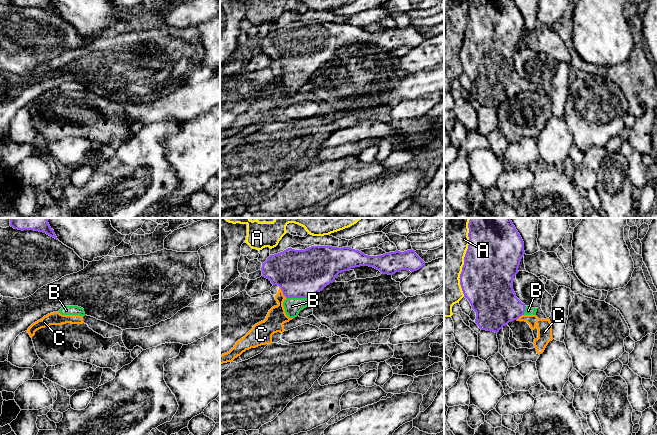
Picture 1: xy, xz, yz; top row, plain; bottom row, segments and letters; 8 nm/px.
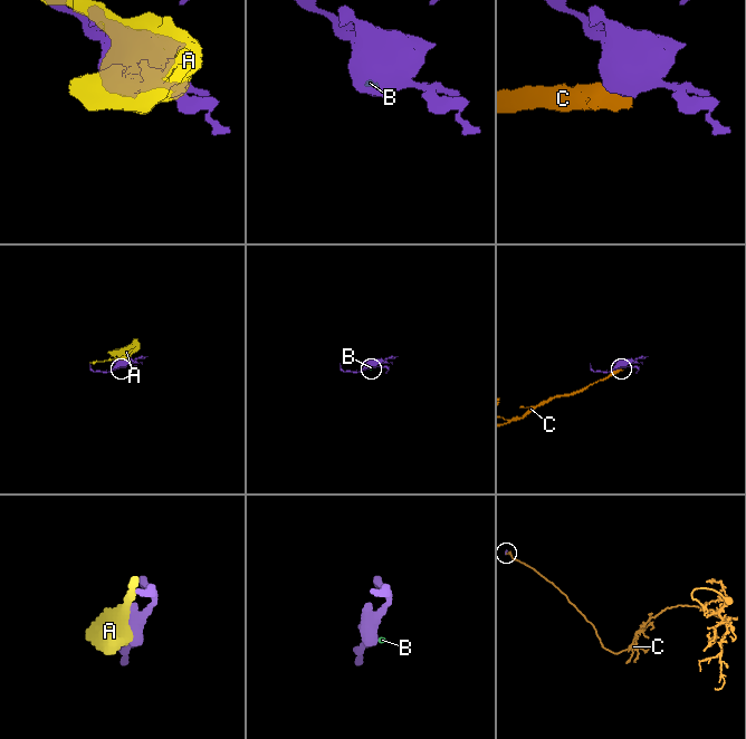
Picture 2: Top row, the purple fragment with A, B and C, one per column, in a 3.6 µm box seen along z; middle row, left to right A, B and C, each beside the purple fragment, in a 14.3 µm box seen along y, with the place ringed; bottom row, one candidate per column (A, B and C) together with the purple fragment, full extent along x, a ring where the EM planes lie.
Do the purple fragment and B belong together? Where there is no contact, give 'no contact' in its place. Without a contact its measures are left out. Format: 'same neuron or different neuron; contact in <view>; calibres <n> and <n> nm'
same neuron; contact in xz; calibres 380 and 140 nm

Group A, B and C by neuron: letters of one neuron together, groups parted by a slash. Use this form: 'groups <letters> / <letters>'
groups A / B / C

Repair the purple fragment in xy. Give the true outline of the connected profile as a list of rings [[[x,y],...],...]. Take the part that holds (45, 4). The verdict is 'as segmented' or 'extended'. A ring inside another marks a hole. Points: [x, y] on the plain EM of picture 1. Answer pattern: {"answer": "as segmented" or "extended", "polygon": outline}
{"answer": "as segmented", "polygon": [[[10,0],[11,3],[18,6],[34,6],[46,9],[47,11],[57,15],[54,6],[49,0]]]}

